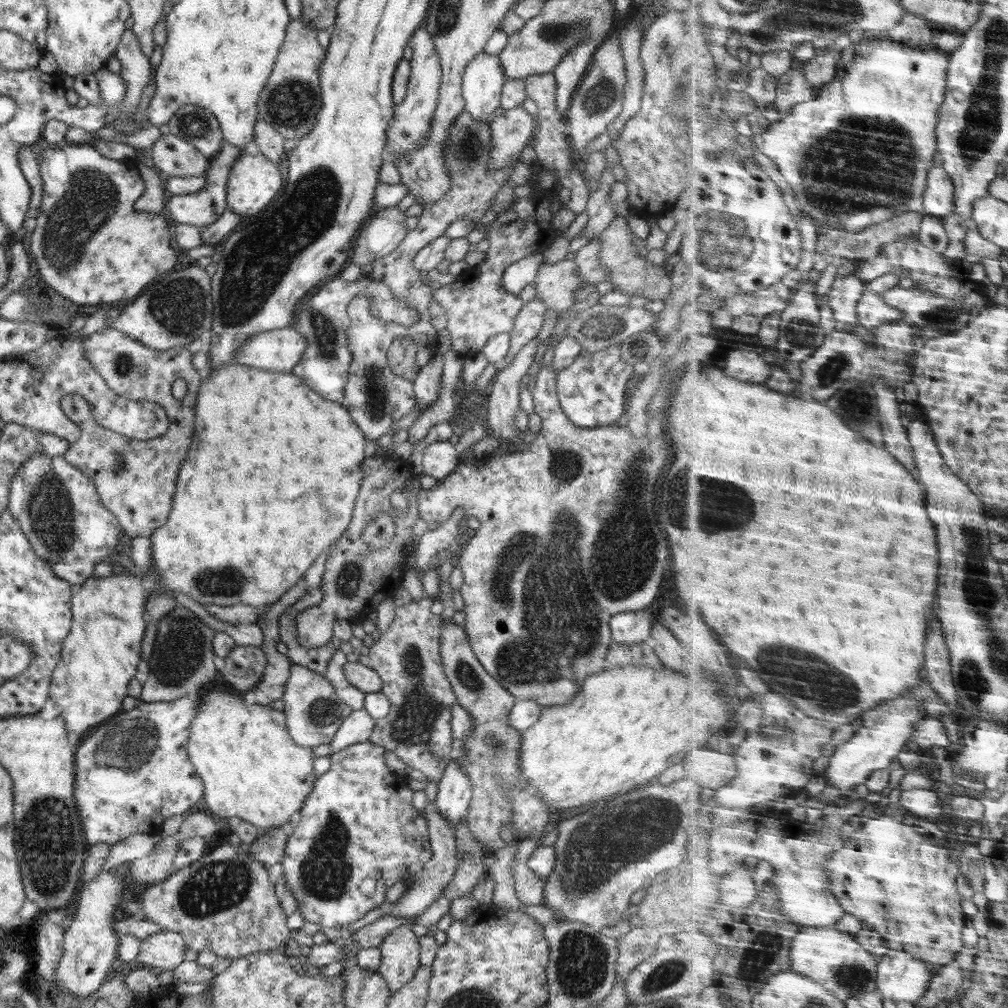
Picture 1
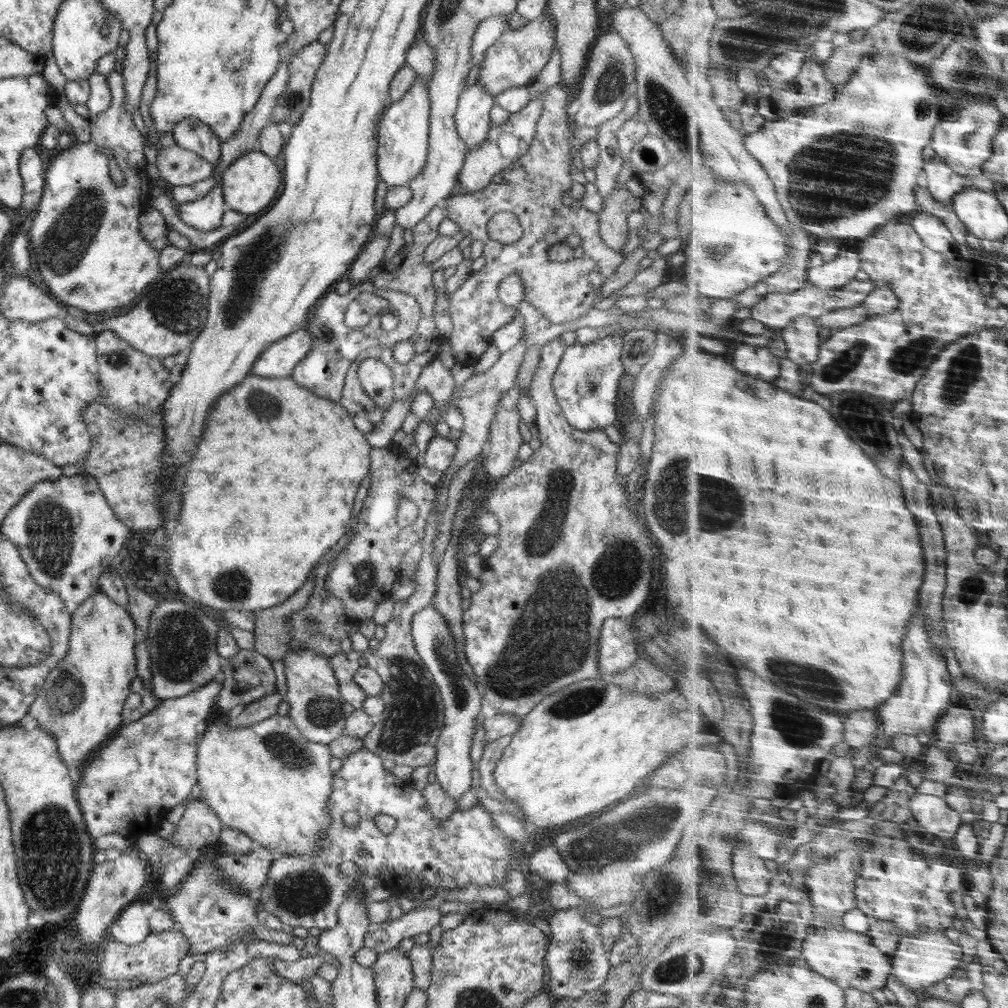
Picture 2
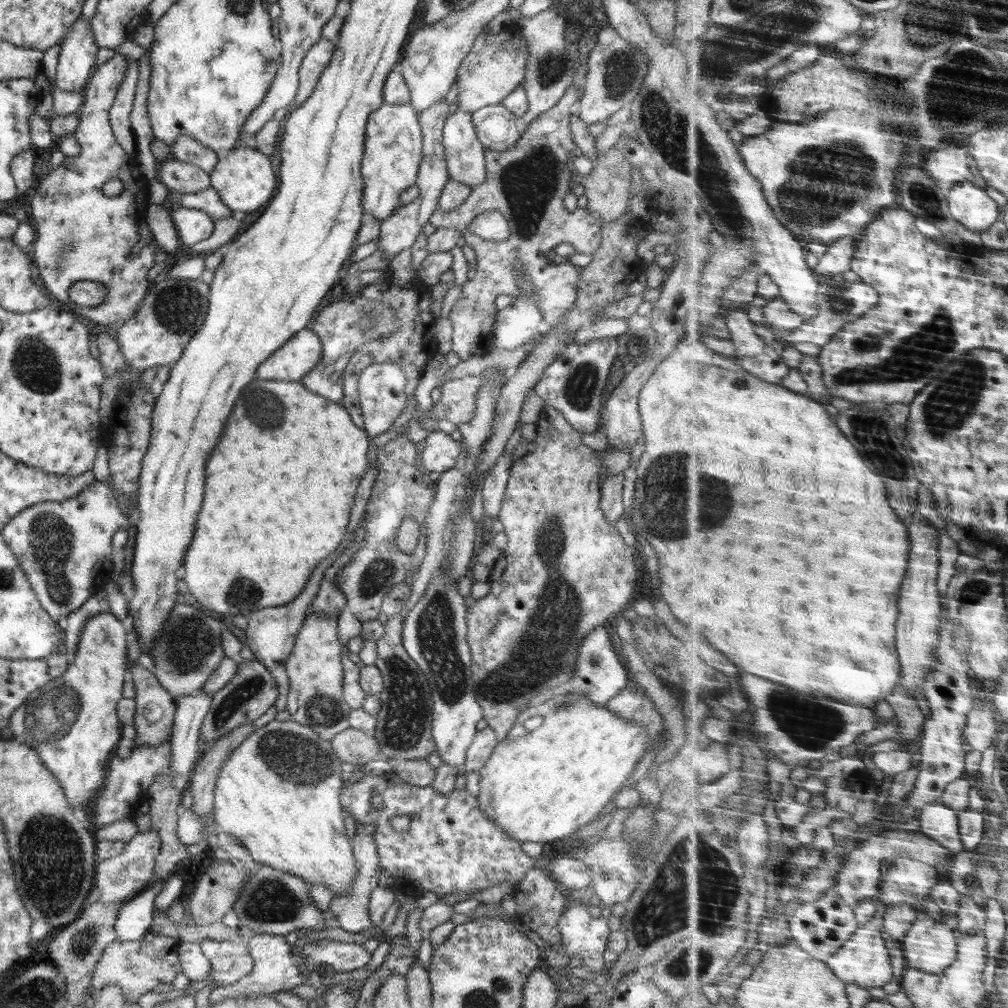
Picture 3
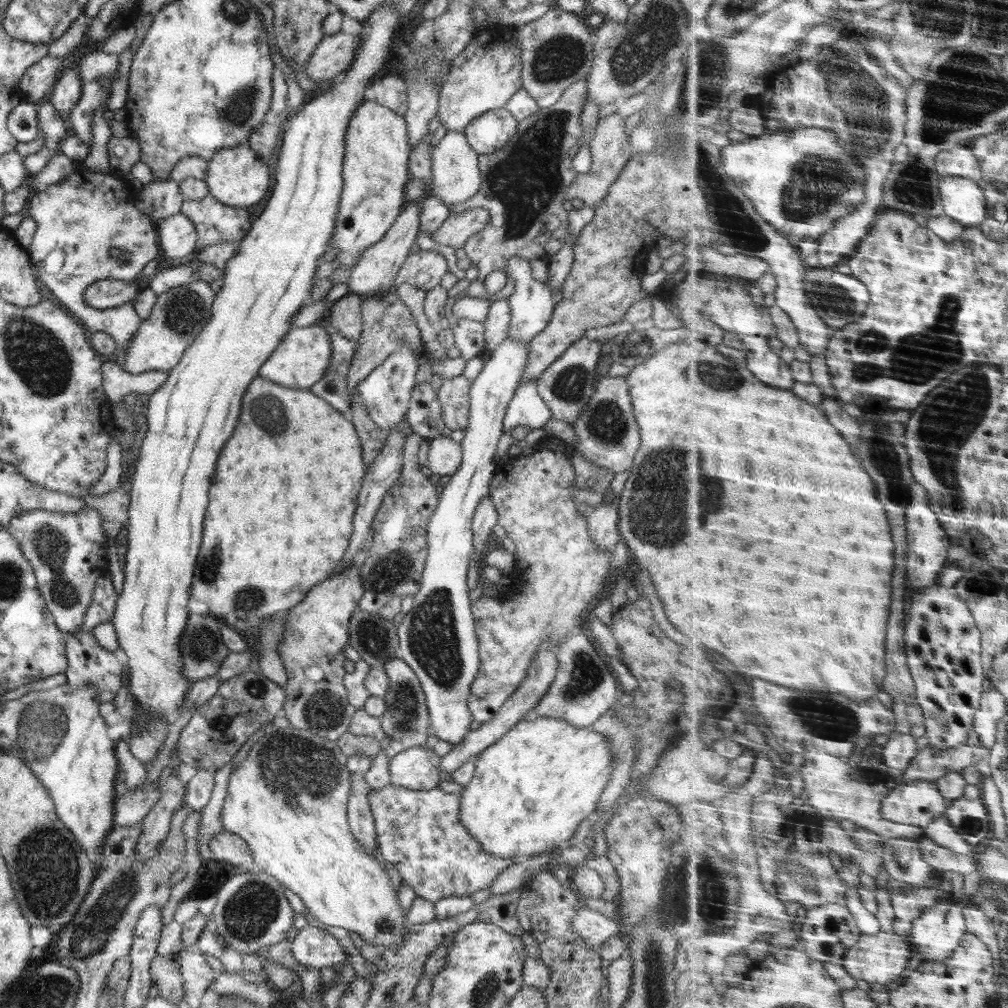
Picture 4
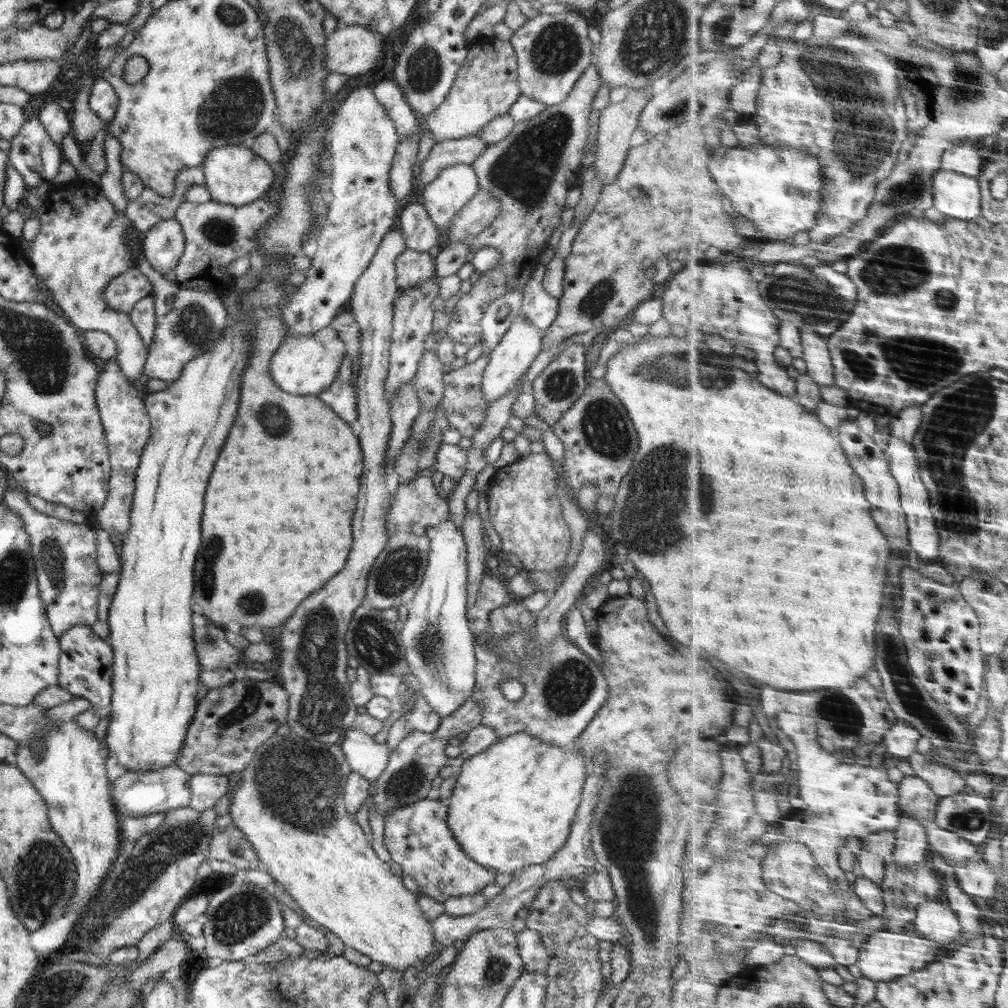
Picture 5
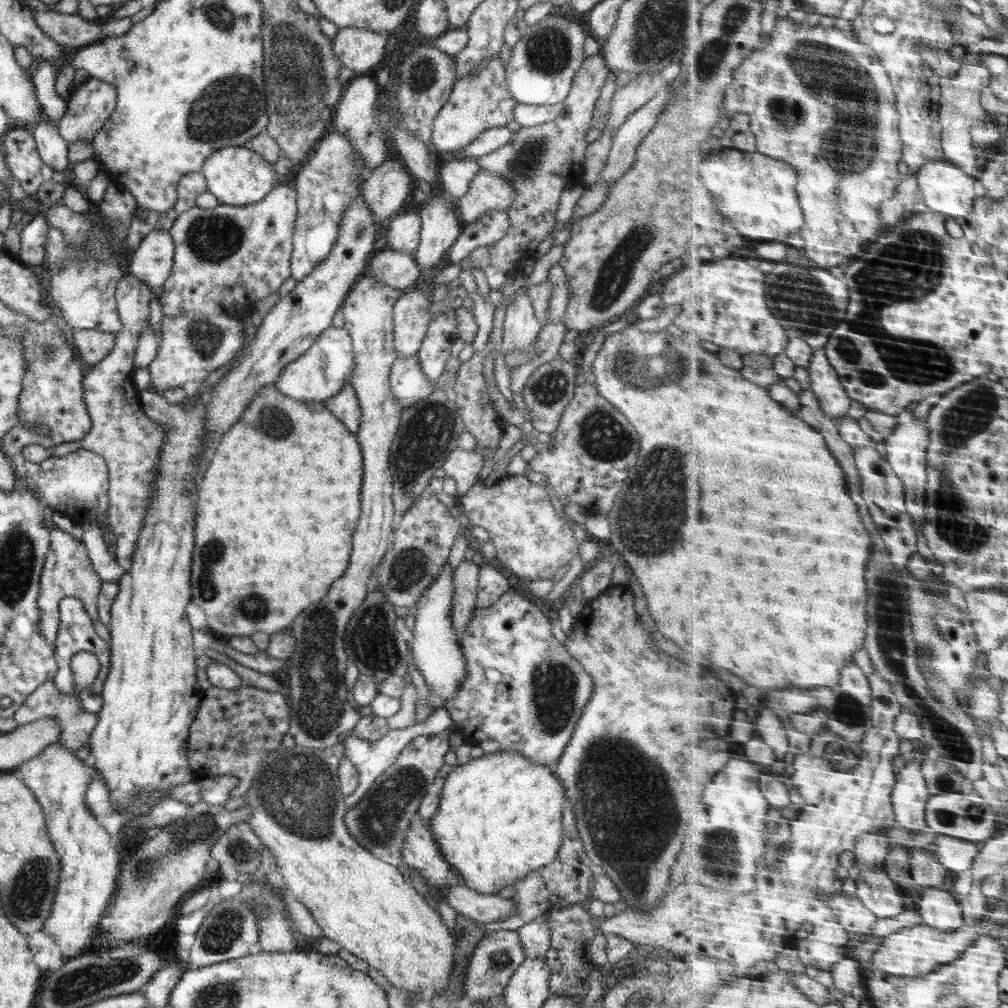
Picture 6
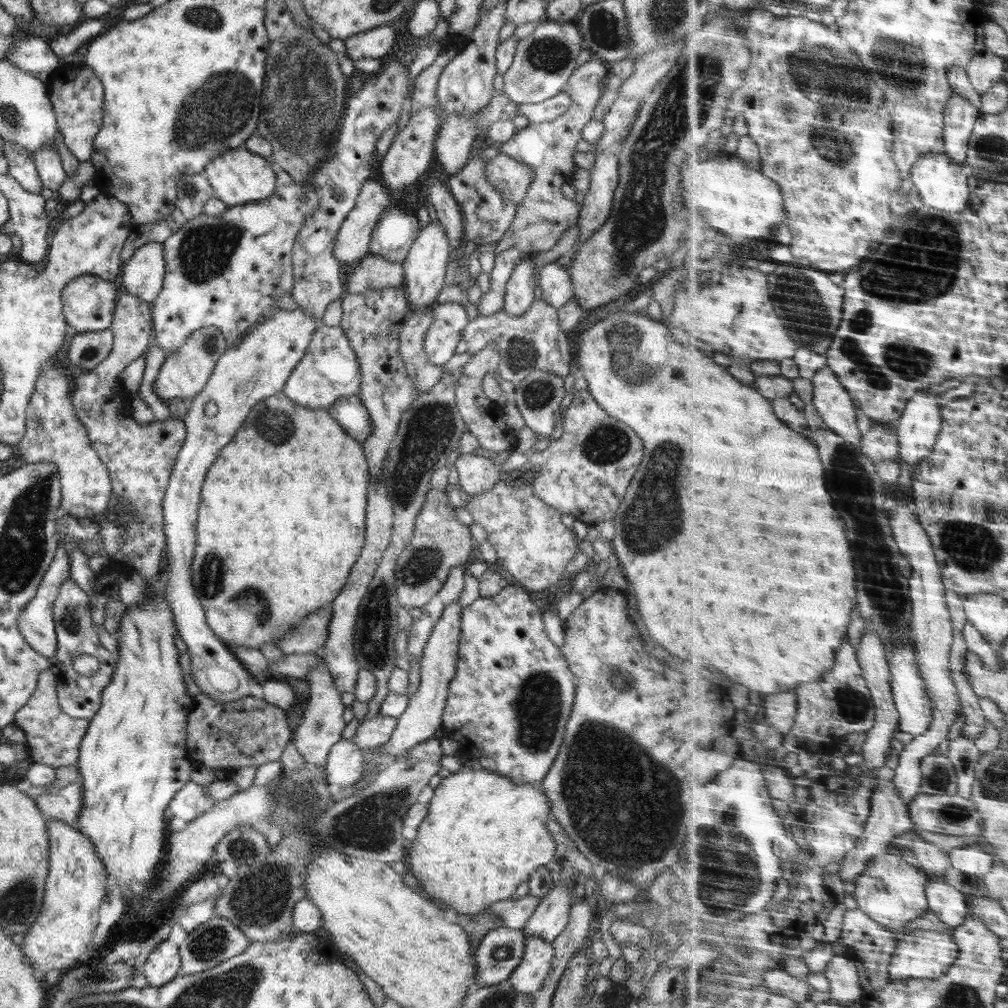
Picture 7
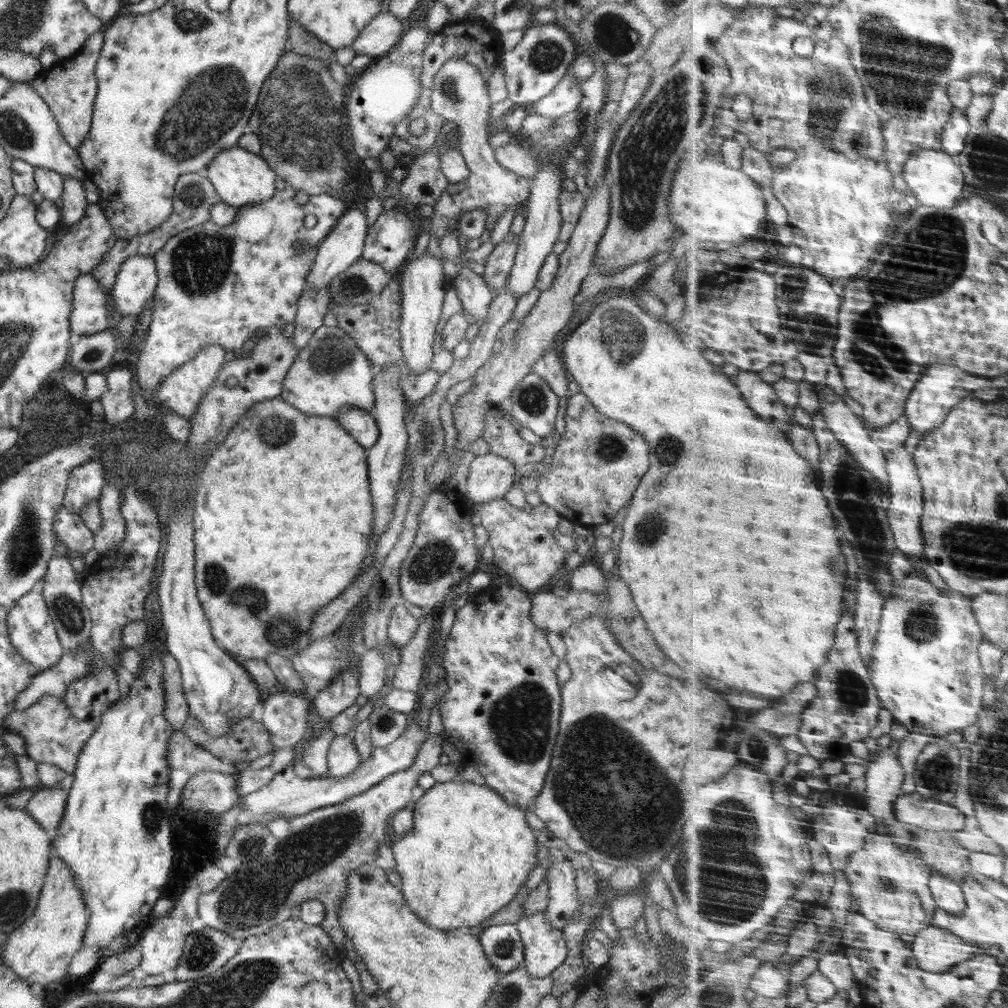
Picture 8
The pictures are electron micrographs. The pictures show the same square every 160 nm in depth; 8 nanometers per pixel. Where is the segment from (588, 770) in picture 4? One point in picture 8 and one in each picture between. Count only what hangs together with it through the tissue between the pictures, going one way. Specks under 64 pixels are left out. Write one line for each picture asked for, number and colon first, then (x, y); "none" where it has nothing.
5: (513, 804)
6: (500, 816)
7: (484, 835)
8: (469, 851)

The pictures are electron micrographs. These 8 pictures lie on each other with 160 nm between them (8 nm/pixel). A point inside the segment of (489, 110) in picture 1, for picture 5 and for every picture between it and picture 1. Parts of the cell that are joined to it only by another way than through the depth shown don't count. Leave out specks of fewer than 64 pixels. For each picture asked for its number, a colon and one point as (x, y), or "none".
2: (472, 117)
3: (465, 155)
4: (457, 177)
5: (455, 186)

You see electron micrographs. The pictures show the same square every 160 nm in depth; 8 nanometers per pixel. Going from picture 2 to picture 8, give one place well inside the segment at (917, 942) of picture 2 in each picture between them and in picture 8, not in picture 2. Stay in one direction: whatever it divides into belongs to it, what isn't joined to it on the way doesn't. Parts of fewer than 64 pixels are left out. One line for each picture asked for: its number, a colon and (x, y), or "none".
3: (933, 946)
4: (937, 934)
5: (937, 921)
6: (941, 909)
7: (950, 904)
8: (949, 894)

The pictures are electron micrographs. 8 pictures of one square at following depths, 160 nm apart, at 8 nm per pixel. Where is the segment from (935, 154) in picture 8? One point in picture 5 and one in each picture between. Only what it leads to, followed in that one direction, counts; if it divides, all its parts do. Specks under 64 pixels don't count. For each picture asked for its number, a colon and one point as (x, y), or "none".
5: (959, 195)
6: (946, 188)
7: (943, 183)

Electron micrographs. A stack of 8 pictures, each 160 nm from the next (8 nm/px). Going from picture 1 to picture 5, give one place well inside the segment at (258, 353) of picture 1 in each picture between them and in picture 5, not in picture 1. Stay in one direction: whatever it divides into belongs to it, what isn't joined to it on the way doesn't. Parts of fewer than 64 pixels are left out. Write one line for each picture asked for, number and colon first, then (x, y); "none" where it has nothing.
2: (278, 360)
3: (295, 358)
4: (302, 356)
5: (303, 365)

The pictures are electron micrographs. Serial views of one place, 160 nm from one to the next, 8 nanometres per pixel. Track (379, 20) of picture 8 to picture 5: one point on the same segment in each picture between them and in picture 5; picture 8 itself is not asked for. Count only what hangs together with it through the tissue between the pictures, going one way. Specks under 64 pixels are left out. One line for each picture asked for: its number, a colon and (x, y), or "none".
5: (351, 49)
6: (358, 49)
7: (375, 43)

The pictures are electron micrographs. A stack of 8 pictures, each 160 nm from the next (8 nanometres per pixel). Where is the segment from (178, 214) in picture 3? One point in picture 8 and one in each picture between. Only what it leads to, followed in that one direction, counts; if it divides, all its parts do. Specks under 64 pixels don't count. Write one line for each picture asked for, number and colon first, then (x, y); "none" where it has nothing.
4: (177, 237)
5: (162, 245)
6: (152, 261)
7: (142, 276)
8: (135, 285)

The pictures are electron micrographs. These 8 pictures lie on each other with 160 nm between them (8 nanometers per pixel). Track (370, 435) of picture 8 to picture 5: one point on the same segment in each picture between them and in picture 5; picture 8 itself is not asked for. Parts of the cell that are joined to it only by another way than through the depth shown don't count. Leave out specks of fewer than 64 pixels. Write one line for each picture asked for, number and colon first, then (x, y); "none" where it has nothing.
5: (340, 396)
6: (344, 406)
7: (351, 414)

